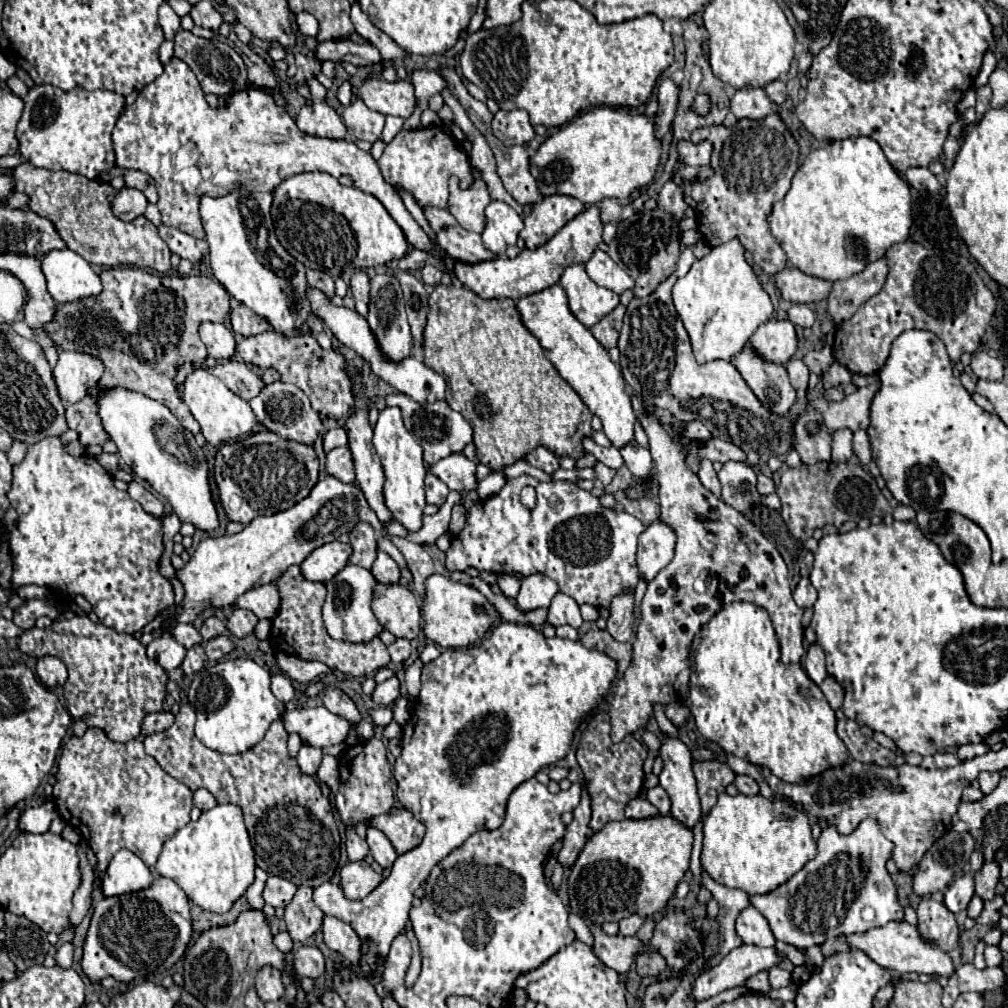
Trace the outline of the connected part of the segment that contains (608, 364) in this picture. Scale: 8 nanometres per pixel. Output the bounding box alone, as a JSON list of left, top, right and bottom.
[517,284,635,448]

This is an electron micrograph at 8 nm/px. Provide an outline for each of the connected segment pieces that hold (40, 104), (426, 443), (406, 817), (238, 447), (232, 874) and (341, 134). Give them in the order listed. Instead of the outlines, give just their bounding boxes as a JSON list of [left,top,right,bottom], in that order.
[[17,84,125,180],[387,394,473,466],[371,808,425,854],[215,430,319,524],[155,804,255,914],[295,102,345,138]]

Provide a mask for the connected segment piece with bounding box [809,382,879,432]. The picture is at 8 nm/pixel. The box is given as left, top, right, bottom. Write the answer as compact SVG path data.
M879 382L867 384L863 388L857 388L851 396L845 396L841 402L827 402L825 398L819 398L815 402L809 402L809 408L813 406L823 414L825 426L835 432L839 428L849 428L849 430L859 430L869 426L869 406L879 390Z

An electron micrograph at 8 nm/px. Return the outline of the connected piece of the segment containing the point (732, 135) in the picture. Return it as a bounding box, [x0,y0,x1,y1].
[681,112,799,274]

